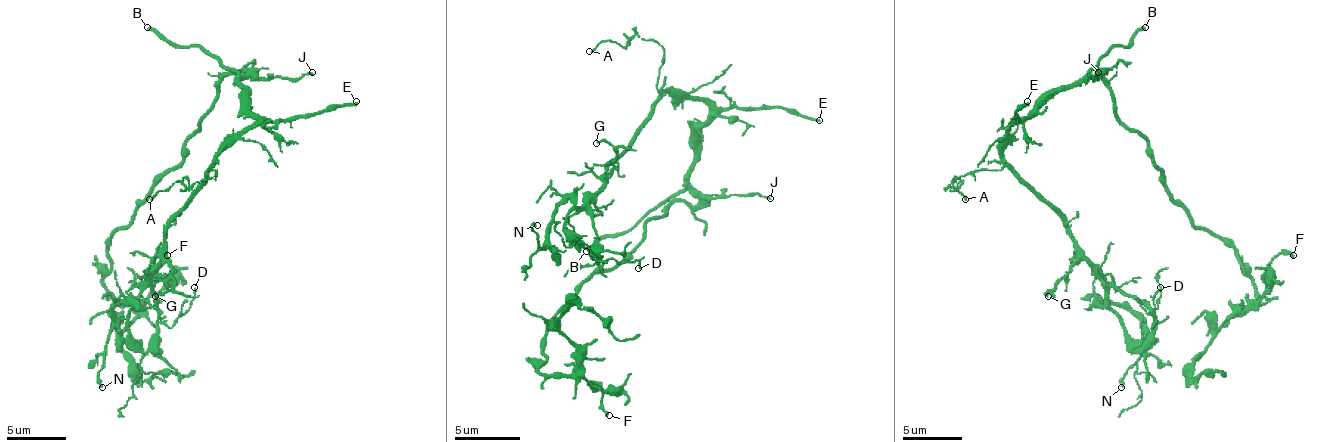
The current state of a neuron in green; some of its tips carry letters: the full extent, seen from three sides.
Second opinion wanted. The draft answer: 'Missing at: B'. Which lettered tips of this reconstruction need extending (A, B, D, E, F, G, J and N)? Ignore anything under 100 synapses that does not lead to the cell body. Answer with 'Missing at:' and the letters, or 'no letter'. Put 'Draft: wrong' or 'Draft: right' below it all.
Missing at: B
Draft: right

